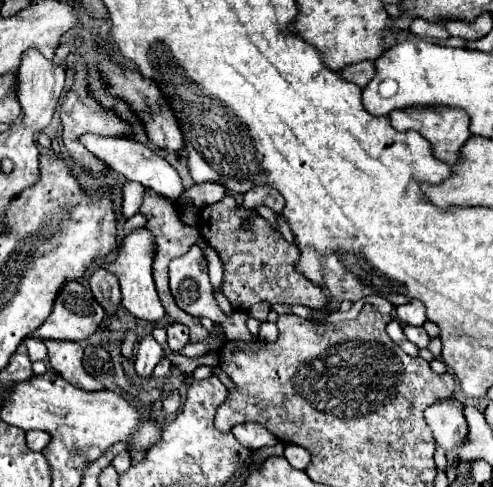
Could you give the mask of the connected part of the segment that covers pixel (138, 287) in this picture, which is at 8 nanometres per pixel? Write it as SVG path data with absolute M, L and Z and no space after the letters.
M138 228L134 230L130 236L126 236L122 240L120 252L116 256L116 260L108 266L108 270L118 278L120 286L122 286L122 306L138 320L156 324L160 322L166 312L158 300L156 288L154 288L154 280L152 280L152 256L154 256L154 244L152 244L152 234L146 228Z

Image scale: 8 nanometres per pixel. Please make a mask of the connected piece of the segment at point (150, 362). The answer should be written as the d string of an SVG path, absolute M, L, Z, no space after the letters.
M144 336L140 338L140 344L138 344L138 354L136 354L136 362L134 362L134 368L136 368L136 374L140 378L150 378L152 376L152 370L156 366L156 362L162 358L162 348L158 346L158 342L152 338L152 336Z

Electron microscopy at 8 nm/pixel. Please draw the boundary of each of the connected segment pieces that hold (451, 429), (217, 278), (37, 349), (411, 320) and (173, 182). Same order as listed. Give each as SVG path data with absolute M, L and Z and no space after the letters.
M456 398L440 400L438 404L432 404L424 410L424 418L431 429L432 436L445 452L461 446L468 435L468 424L462 414L462 404Z
M204 236L198 238L198 246L204 250L204 254L206 254L206 258L208 258L210 282L212 282L214 292L222 292L222 260L220 260L218 252L216 252L208 242L204 242Z
M26 338L26 340L24 340L24 344L26 344L26 348L28 348L28 356L30 356L30 360L32 360L32 362L36 362L36 360L46 360L48 352L46 352L46 348L44 348L44 342L42 342L42 340Z
M412 302L412 304L404 304L396 308L396 316L402 324L412 324L412 326L422 326L426 322L424 316L424 306L420 302Z
M84 136L80 138L84 142L84 146L94 154L98 156L100 160L104 160L114 172L122 174L124 178L128 180L134 180L134 182L140 182L142 186L148 186L152 188L154 192L166 196L166 198L172 198L172 200L178 200L184 192L182 188L182 180L180 180L180 174L176 172L174 166L170 166L162 156L158 156L154 150L146 148L144 144L140 142L134 142L134 140L128 140L128 138L122 138L122 140L114 140L114 138L102 138L102 136Z

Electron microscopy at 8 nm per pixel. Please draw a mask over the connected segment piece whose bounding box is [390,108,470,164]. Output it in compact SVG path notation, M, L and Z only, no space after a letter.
M410 108L404 112L390 112L390 122L400 132L406 132L406 130L420 132L434 146L434 150L438 152L436 156L444 162L450 162L450 164L460 162L460 158L462 158L460 148L470 138L468 114L460 112L460 110L452 110L452 108Z

